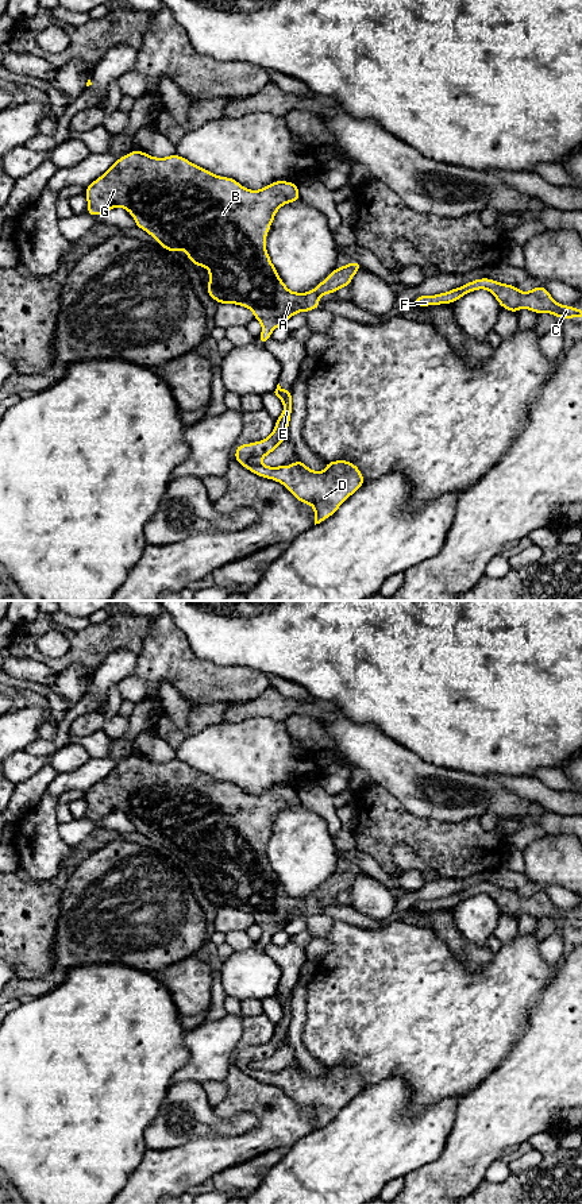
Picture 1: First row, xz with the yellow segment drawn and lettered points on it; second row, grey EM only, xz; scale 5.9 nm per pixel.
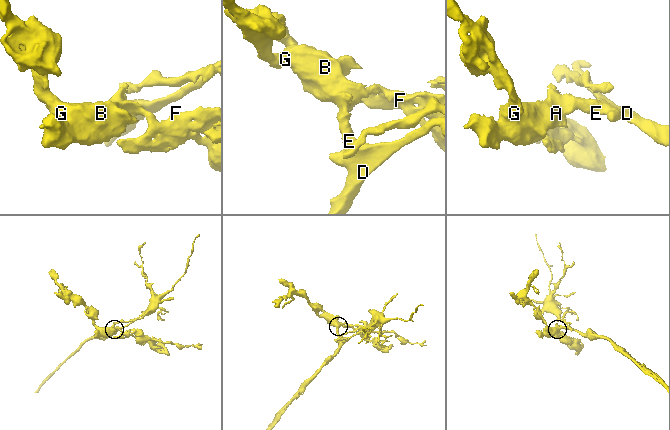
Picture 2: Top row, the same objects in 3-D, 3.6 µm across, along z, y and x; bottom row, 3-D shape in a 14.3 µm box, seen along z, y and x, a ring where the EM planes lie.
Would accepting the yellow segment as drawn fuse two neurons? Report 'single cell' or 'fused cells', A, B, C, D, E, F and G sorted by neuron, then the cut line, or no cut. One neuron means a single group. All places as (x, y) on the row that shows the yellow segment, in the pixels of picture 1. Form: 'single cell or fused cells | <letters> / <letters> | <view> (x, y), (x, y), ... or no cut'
single cell | A B C D E F G | no cut

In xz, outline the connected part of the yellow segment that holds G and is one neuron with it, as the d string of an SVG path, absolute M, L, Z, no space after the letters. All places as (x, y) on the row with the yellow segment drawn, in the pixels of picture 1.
M134 150L117 159L105 174L86 186L86 213L100 216L109 209L127 209L135 225L150 234L169 252L184 250L189 261L209 269L207 292L219 304L236 304L253 310L263 331L259 344L293 314L320 308L321 294L335 293L350 285L363 266L352 261L336 267L329 277L307 293L290 292L271 263L265 240L275 212L288 202L300 201L296 182L275 181L261 190L243 188L236 180L219 177L174 154L154 158Z

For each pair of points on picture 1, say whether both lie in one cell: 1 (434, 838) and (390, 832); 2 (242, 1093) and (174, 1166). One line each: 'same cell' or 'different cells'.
1: same cell
2: same cell

